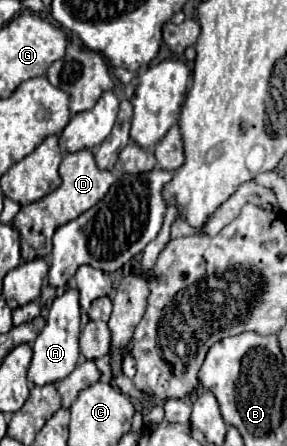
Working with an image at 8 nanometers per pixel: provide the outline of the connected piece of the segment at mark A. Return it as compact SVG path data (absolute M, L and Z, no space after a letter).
M69 288L63 296L57 296L55 302L49 308L47 324L33 342L33 360L29 366L29 382L35 386L55 384L57 380L67 378L75 366L79 364L79 292L75 288Z

